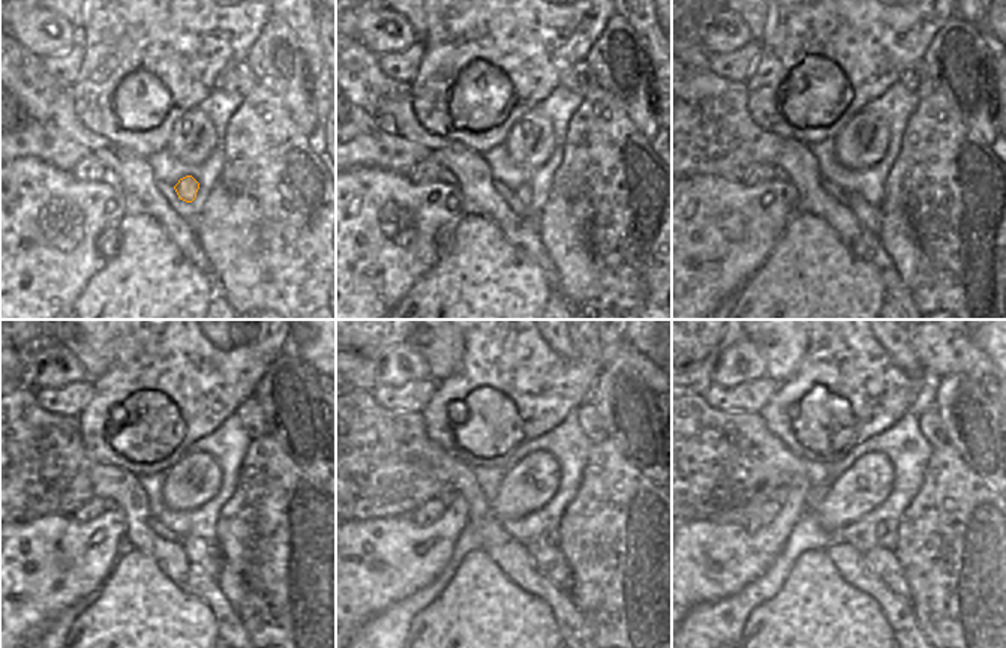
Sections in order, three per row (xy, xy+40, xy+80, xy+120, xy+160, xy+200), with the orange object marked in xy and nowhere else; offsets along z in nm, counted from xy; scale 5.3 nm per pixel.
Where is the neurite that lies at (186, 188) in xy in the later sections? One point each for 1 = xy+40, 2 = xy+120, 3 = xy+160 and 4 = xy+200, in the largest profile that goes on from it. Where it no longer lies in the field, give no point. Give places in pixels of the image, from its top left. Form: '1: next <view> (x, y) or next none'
1: next xy+40 (523, 192)
2: next xy+120 (206, 555)
3: next xy+160 (547, 558)
4: next xy+200 (883, 561)

